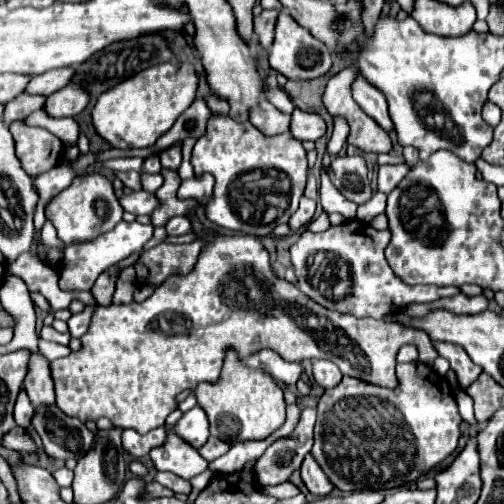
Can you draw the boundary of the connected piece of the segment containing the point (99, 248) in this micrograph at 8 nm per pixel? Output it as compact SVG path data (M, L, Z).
M120 221L116 225L116 229L108 231L104 237L97 237L92 243L68 247L64 261L60 265L60 289L69 292L90 291L97 276L108 267L117 264L130 255L134 255L134 253L142 255L146 241L152 239L152 231L154 231L152 225L142 225L138 221L132 221L132 223Z

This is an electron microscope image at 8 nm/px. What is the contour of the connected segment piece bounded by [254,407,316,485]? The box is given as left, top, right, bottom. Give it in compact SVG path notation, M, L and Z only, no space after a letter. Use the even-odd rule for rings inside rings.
M302 409L302 415L300 415L300 421L296 425L296 429L288 435L288 437L282 437L278 441L274 441L266 453L256 461L256 467L254 467L254 475L256 475L256 481L262 483L262 485L278 485L278 483L284 483L288 481L288 477L300 469L306 453L312 449L312 429L314 429L314 423L316 423L316 409Z

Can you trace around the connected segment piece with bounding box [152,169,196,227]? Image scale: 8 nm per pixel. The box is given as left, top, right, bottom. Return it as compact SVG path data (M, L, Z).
M162 169L160 175L164 177L164 185L156 191L156 199L158 199L158 207L152 213L152 225L154 227L164 227L168 217L176 217L176 215L186 215L186 211L190 207L194 207L196 203L192 199L180 201L176 197L176 191L180 187L180 177L178 173L172 173L170 169Z

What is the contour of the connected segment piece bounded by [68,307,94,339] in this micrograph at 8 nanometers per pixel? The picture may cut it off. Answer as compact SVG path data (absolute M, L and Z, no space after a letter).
M86 307L82 313L72 315L72 317L68 319L70 335L72 335L74 339L80 339L80 337L88 331L88 325L90 325L90 315L86 315L86 313L92 313L92 309L94 309L94 307Z

